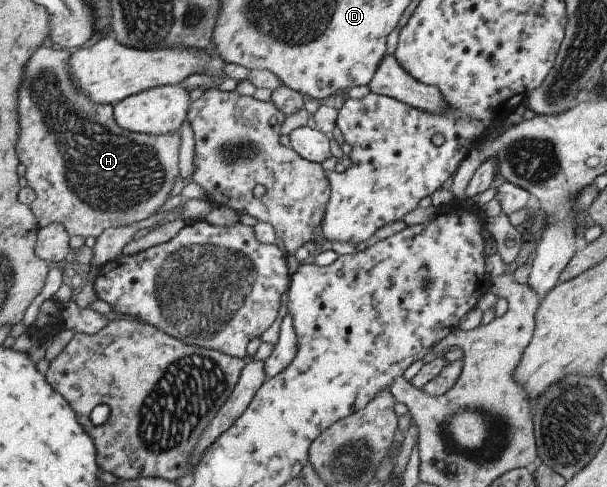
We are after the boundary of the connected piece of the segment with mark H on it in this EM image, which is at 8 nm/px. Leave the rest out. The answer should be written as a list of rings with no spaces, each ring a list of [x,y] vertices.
[[[40,46],[39,50],[29,58],[27,66],[25,66],[25,76],[23,76],[23,86],[19,92],[19,100],[17,100],[17,112],[19,112],[19,138],[17,138],[17,158],[20,164],[25,166],[25,177],[27,187],[33,190],[35,198],[28,204],[32,216],[40,229],[49,223],[59,223],[65,229],[69,236],[77,235],[81,238],[87,236],[96,237],[106,228],[125,226],[131,222],[145,220],[151,216],[167,199],[167,195],[171,190],[173,181],[178,178],[179,170],[177,169],[177,150],[179,150],[179,134],[165,133],[162,135],[146,135],[143,133],[134,133],[133,131],[121,128],[112,117],[112,106],[101,105],[93,102],[89,97],[84,97],[70,81],[68,77],[68,60],[71,51],[69,50],[53,50],[49,46]]]

